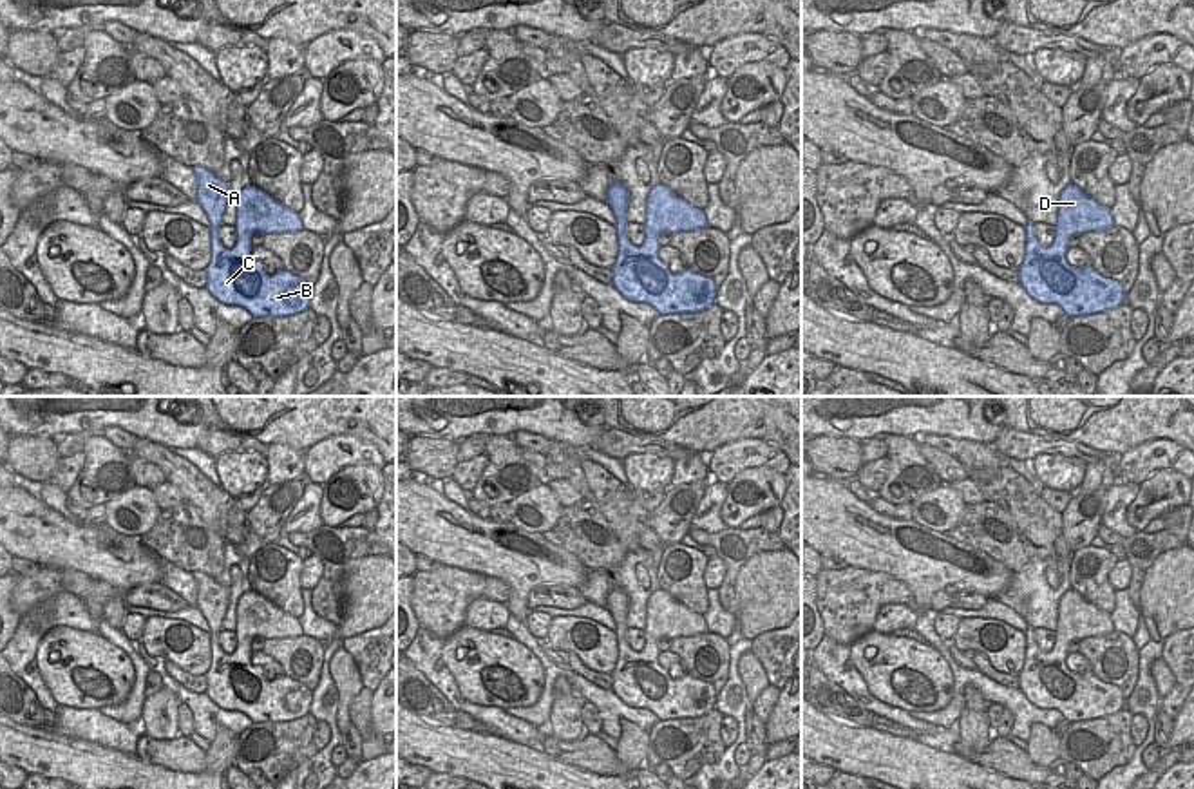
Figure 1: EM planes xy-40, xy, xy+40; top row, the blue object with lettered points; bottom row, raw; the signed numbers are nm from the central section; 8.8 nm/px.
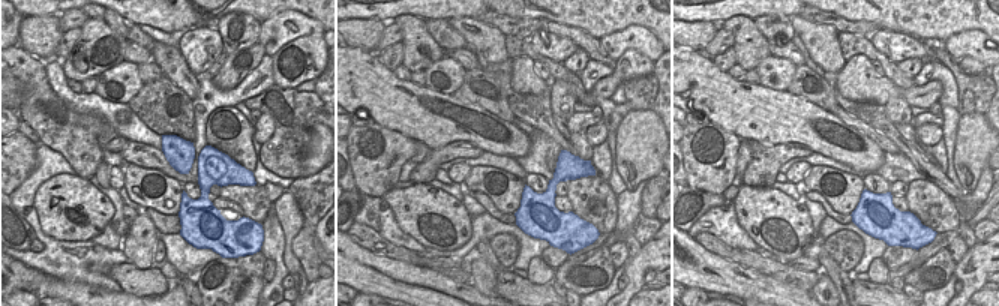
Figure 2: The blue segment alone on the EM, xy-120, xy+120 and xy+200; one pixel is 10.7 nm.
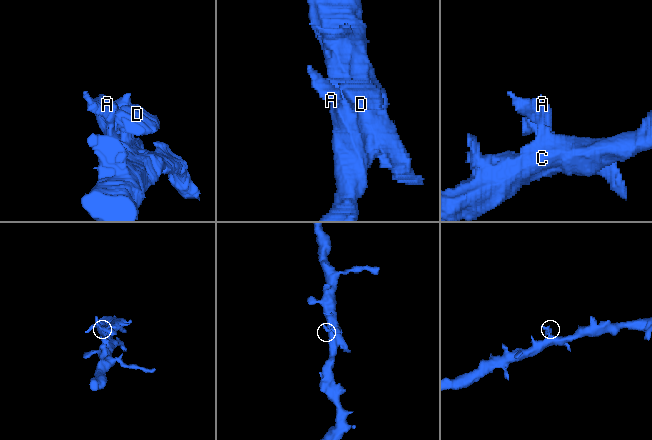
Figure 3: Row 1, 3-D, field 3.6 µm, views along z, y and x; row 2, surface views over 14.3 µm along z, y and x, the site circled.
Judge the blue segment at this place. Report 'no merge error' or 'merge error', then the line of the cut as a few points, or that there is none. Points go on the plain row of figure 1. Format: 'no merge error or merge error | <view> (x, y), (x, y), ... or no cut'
no merge error | no cut

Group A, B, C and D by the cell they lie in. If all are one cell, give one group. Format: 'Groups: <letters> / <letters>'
Groups: A B C D.

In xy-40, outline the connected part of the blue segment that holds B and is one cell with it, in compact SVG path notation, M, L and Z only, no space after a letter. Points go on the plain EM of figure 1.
M203 572L192 575L197 585L195 608L210 626L212 664L206 673L210 700L221 709L244 713L253 724L291 722L308 715L311 689L286 675L266 680L262 670L251 664L251 642L255 639L300 637L304 633L298 619L261 594L244 592L237 603L237 648L228 655L219 644L219 633L230 594Z

